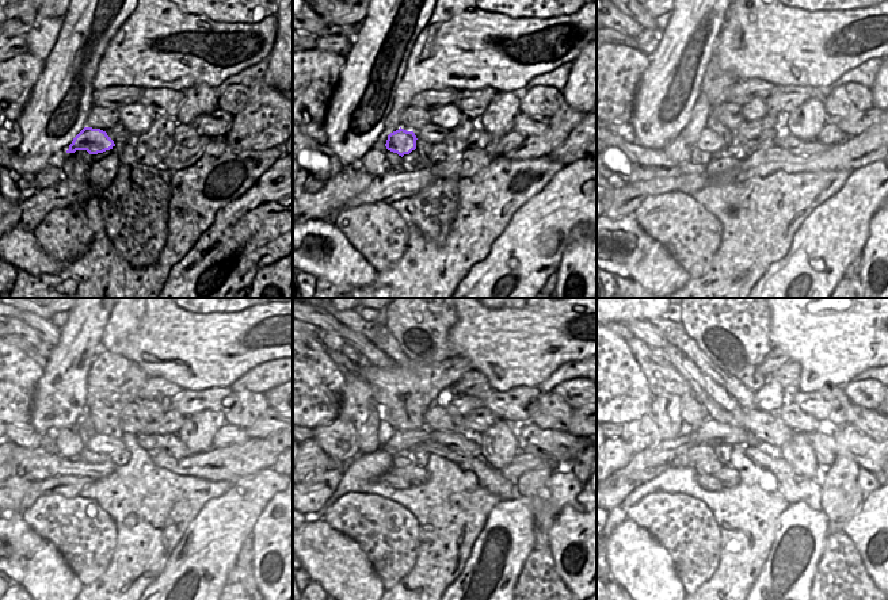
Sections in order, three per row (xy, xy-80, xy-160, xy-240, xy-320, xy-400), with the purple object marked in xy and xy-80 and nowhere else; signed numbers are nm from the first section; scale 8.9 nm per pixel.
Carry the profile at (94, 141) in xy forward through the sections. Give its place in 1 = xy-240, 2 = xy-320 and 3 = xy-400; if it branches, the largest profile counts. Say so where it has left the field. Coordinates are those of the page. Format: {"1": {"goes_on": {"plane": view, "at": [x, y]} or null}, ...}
{"1": {"goes_on": {"plane": "xy-240", "at": [98, 443]}}, "2": {"goes_on": {"plane": "xy-320", "at": [490, 478]}}, "3": {"goes_on": {"plane": "xy-400", "at": [795, 488]}}}

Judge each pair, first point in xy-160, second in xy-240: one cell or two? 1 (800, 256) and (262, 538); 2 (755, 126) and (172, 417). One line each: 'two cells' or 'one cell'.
1: two cells
2: one cell

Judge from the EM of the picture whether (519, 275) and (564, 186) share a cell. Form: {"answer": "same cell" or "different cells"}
{"answer": "same cell"}

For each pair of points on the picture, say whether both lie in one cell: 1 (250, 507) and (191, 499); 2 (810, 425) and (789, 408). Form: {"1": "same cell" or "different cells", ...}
{"1": "different cells", "2": "same cell"}

